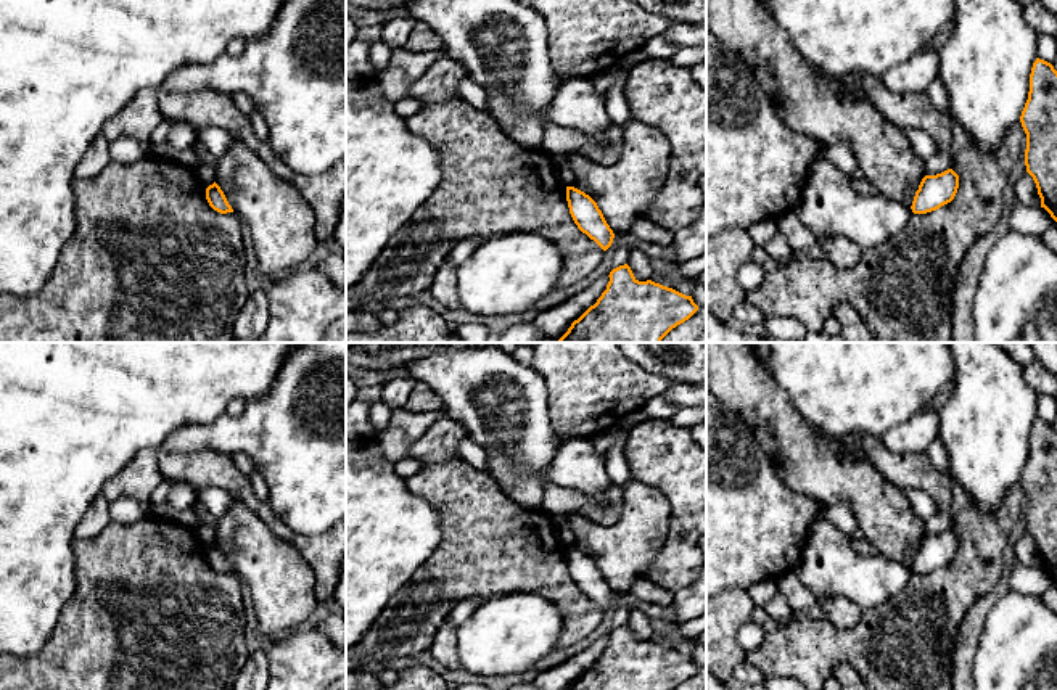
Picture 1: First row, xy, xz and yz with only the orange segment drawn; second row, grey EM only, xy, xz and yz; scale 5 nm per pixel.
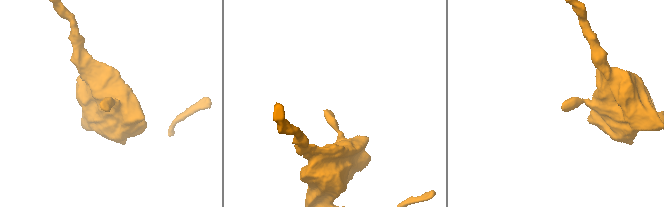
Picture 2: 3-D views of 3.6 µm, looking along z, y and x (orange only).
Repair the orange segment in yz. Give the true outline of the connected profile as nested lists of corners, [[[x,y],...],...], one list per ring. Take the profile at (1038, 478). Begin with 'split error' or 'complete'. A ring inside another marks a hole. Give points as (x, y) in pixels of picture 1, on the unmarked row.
complete; [[[1044,420],[1033,423],[1020,483],[1026,494],[1026,532],[1036,544],[1041,568],[1057,582],[1057,431]]]

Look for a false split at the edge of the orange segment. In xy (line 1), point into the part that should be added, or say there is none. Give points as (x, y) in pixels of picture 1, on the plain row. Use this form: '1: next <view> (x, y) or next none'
1: next none

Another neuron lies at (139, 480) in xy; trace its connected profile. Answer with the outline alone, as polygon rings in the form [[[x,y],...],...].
[[[146,449],[138,452],[121,473],[105,483],[100,494],[109,503],[117,499],[134,499],[148,507],[150,495],[162,479],[164,476],[158,468],[158,450]]]

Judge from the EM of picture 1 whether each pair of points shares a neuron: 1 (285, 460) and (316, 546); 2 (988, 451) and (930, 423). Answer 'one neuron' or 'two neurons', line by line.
1: two neurons
2: two neurons

